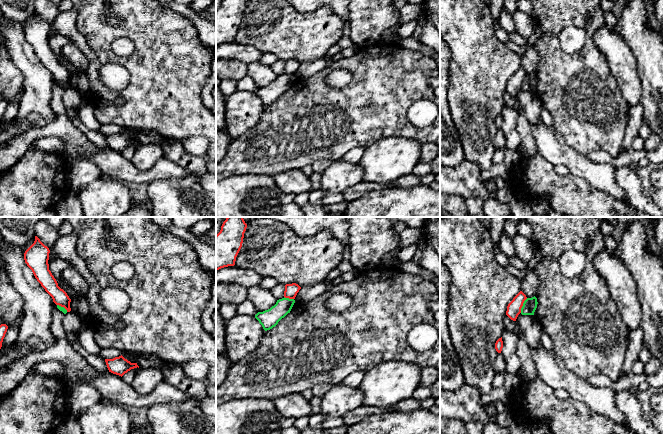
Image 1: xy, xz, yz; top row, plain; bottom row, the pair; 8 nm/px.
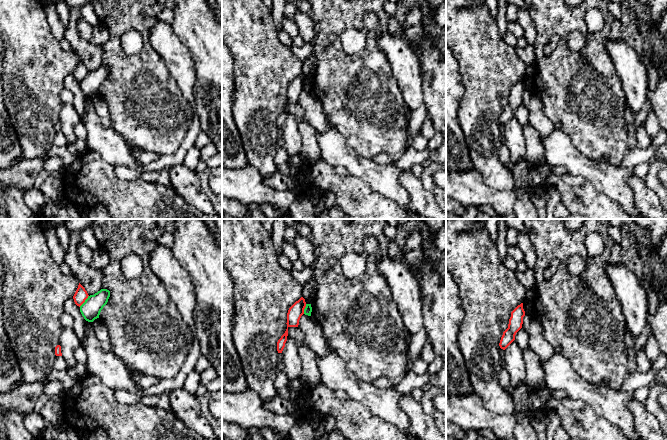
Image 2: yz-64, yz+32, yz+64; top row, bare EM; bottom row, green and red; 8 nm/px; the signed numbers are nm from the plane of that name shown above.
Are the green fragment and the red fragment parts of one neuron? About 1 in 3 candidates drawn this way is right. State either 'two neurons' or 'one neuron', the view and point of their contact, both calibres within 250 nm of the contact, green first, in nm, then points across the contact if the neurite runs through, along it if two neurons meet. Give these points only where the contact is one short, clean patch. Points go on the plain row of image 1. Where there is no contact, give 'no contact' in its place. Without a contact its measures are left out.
two neurons; contact yz (523, 81); calibres 110 and 110 nm; border yz (527, 74), (520, 88)

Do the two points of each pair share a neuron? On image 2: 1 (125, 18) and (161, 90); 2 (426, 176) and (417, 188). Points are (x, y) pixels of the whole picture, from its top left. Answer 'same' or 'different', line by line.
1: same
2: different

